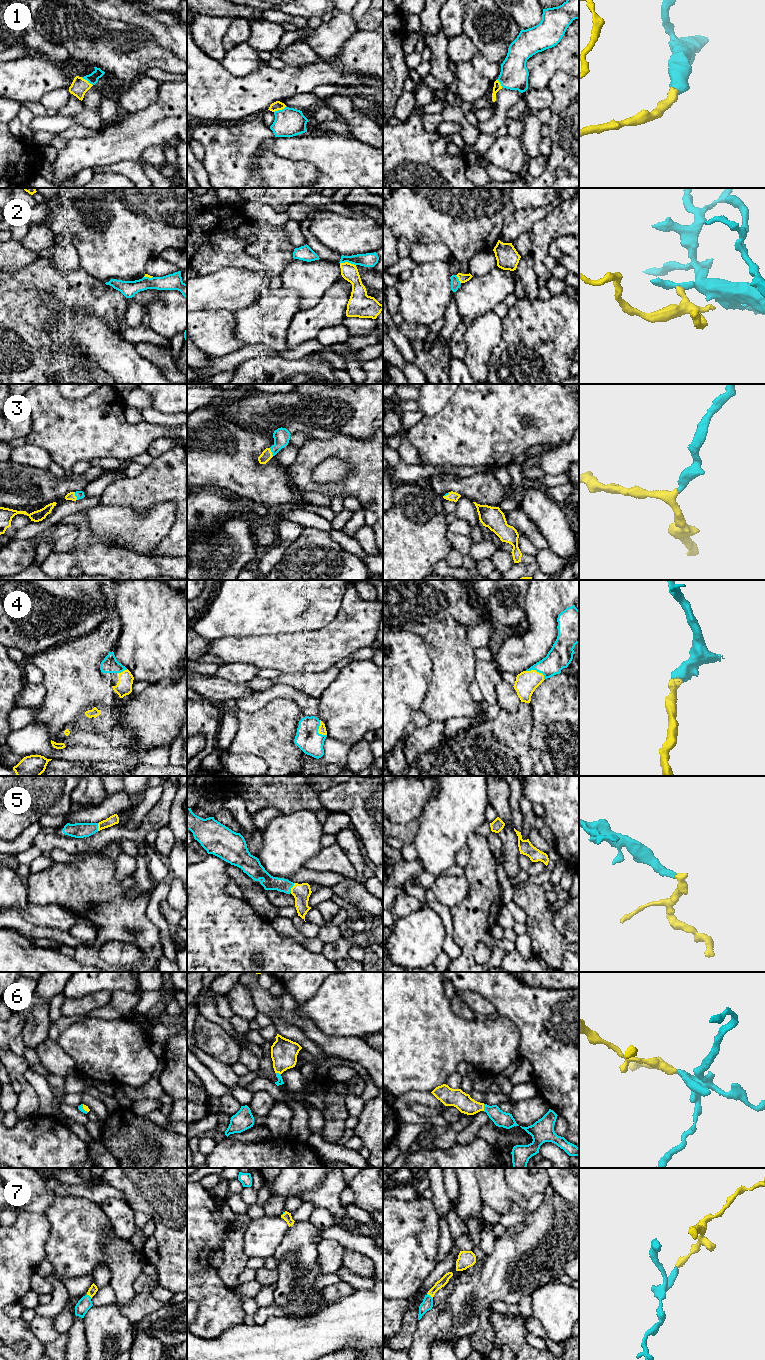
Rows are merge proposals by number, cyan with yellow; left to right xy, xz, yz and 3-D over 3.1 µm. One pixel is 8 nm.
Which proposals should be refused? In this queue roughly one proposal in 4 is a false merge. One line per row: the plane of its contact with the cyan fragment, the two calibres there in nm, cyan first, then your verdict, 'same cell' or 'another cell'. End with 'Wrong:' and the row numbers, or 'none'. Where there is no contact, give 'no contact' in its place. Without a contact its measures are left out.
1: xz | 240/70 nm | same cell
2: xz | 110/140 nm | another cell
3: xy | 60/60 nm | same cell
4: yz | 190/180 nm | same cell
5: xz | 120/140 nm | same cell
6: yz | 130/150 nm | same cell
7: yz | 90/70 nm | same cell
Wrong: 2

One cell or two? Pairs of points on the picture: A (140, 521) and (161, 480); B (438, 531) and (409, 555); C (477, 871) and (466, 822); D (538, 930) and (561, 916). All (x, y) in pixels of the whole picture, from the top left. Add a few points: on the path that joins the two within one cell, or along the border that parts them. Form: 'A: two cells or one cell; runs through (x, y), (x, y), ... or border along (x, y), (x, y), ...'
A: two cells; border along (166, 501), (155, 503), (142, 513), (122, 507)
B: one cell; runs through (431, 533), (416, 548)
C: two cells; border along (475, 831), (468, 836), (465, 844)
D: two cells; border along (554, 912), (553, 926), (567, 940)

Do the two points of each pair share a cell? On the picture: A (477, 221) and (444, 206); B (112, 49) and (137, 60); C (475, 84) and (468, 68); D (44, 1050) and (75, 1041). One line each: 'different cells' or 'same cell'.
A: same cell
B: same cell
C: same cell
D: different cells

